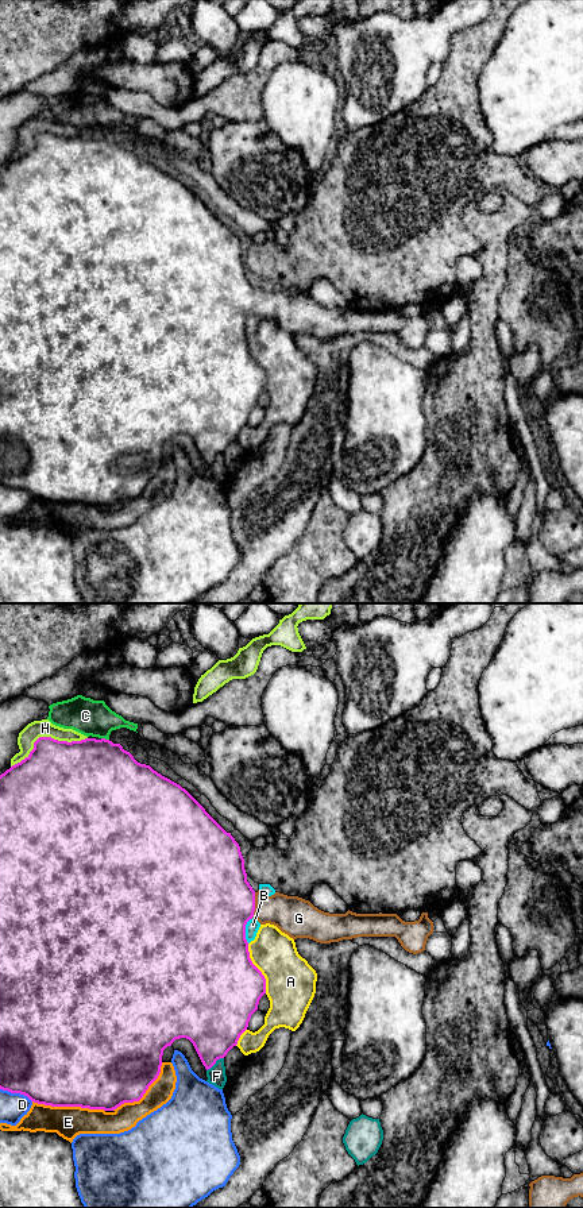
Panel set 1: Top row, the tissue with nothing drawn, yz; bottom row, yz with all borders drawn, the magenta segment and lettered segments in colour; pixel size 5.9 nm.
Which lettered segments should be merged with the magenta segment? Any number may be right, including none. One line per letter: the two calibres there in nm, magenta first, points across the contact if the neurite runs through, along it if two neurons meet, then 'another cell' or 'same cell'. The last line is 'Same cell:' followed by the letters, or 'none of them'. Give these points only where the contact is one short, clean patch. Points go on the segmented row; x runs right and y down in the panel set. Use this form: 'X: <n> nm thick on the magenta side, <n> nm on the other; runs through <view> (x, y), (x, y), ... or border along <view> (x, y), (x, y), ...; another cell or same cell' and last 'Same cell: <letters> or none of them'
A: 480 nm thick on the magenta side, 300 nm on the other; another cell
B: 500 nm thick on the magenta side, 80 nm on the other; another cell
C: 480 nm thick on the magenta side, 220 nm on the other; another cell
D: 480 nm thick on the magenta side, 160 nm on the other; another cell
E: 500 nm thick on the magenta side, 190 nm on the other; another cell
F: 360 nm thick on the magenta side, 110 nm on the other; another cell
G: 480 nm thick on the magenta side, 240 nm on the other; runs through yz (212, 900), (254, 904), (293, 915); same cell
H: 440 nm thick on the magenta side, 100 nm on the other; another cell
Same cell: G

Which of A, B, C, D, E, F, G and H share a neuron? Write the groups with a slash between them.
A / B / C / D / E / F / G / H

